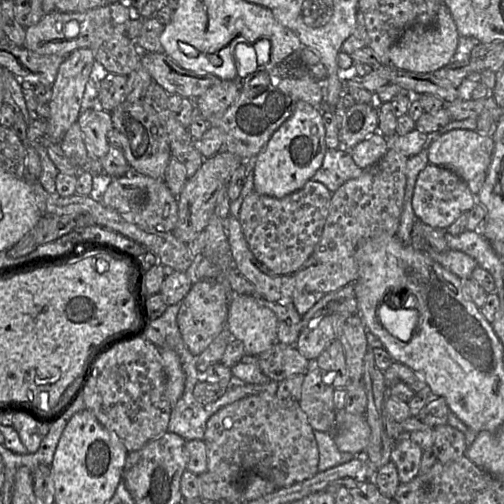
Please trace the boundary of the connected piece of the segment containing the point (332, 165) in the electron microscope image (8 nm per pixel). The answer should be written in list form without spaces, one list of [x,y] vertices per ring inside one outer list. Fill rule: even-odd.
[[[342,147],[328,149],[321,167],[311,180],[324,184],[332,193],[351,179],[359,177],[363,169],[354,162],[350,150]]]

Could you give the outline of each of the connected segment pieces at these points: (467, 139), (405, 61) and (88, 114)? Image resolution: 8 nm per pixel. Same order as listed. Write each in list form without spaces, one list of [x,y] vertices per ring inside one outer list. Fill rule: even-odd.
[[[454,129],[442,134],[434,140],[428,148],[429,164],[449,168],[466,182],[470,191],[478,195],[486,179],[494,141],[492,136],[477,132],[476,130]]]
[[[441,4],[432,26],[408,29],[391,47],[389,51],[390,65],[397,69],[415,73],[433,73],[450,63],[456,52],[459,38],[460,35],[449,9]]]
[[[101,108],[83,110],[77,122],[89,158],[102,160],[110,149],[107,135],[113,128],[111,114]]]

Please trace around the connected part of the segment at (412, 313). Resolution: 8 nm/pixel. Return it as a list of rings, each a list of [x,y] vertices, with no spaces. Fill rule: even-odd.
[[[388,294],[378,306],[377,316],[381,325],[394,337],[408,342],[418,323],[417,312],[405,304],[400,294]]]

